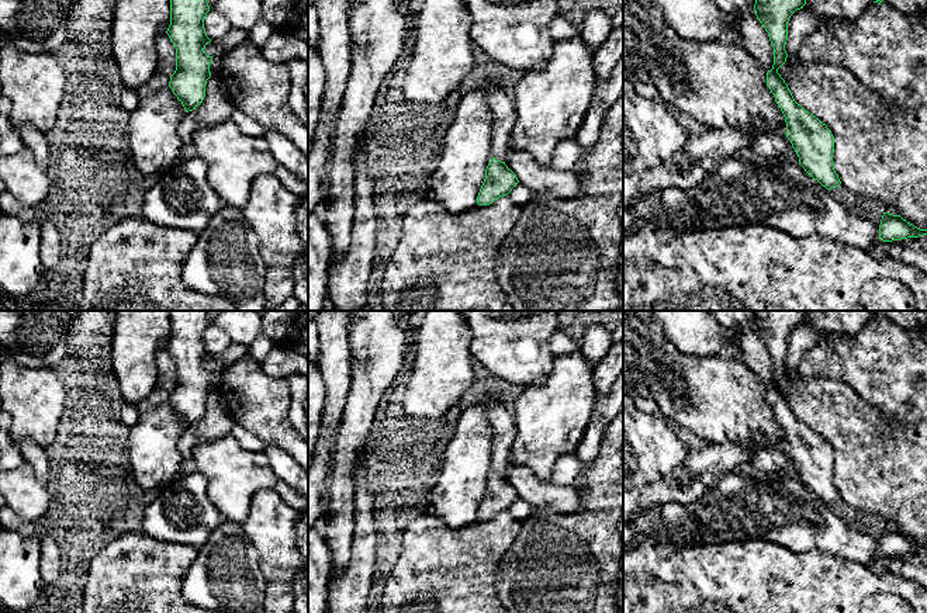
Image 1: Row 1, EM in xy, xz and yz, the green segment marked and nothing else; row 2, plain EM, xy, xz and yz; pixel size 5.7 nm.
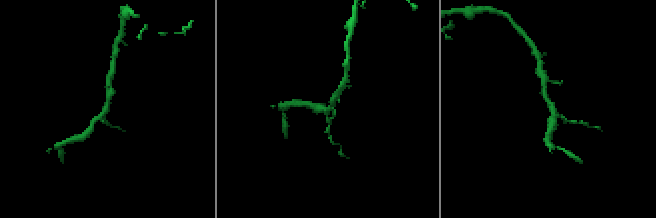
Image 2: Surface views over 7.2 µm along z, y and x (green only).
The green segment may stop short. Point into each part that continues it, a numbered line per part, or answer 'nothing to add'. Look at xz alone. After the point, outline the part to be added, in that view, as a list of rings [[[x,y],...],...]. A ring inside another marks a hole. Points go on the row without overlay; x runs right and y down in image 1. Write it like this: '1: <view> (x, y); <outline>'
1: xz (501, 418); [[[488,394],[485,401],[492,429],[492,472],[505,477],[511,467],[512,446],[516,436],[513,413],[497,394]]]

